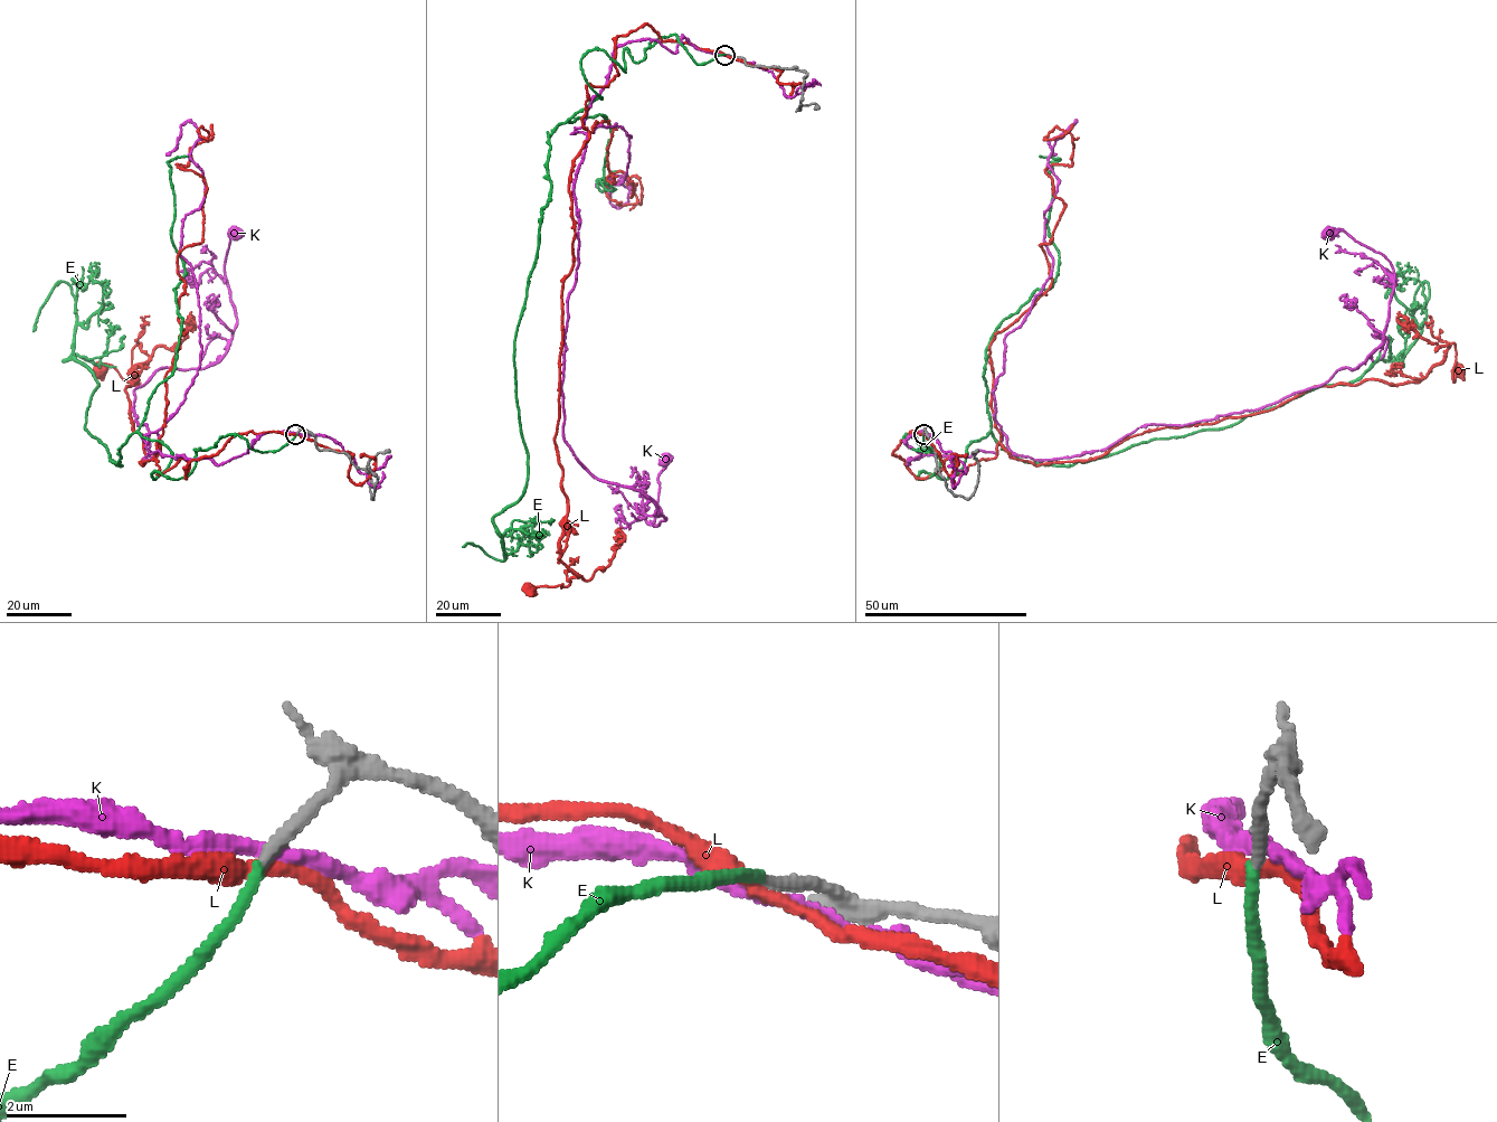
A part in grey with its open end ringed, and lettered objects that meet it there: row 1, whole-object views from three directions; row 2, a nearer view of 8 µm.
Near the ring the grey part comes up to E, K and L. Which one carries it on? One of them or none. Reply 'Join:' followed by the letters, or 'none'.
Join: E

